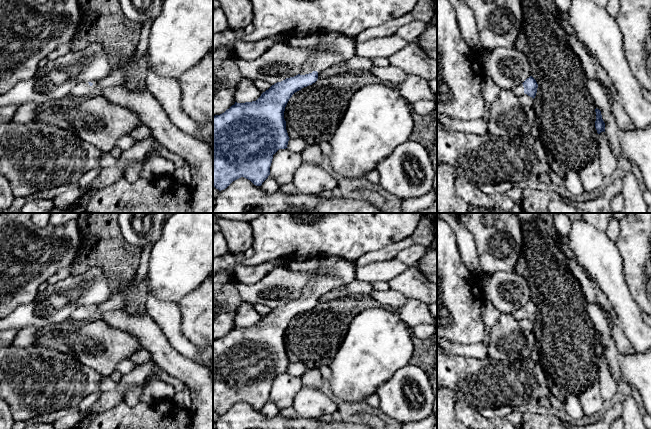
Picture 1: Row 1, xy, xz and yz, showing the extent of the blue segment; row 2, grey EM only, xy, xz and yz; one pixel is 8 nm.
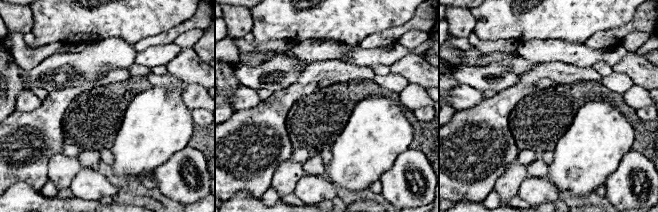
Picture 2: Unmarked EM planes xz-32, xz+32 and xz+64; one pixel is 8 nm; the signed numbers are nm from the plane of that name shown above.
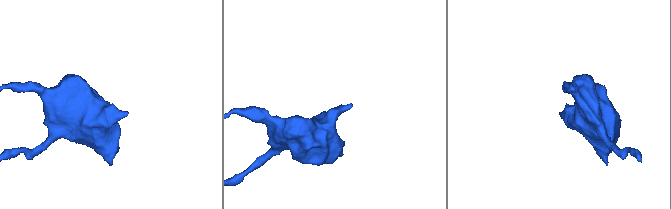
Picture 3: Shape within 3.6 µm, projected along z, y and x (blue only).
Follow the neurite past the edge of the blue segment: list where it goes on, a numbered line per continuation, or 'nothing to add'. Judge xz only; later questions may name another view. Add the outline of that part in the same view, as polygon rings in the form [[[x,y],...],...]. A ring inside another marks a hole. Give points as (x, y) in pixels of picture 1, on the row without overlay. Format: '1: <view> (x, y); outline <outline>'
1: xz (321, 286); outline [[[320,278],[311,282],[302,290],[300,299],[312,297],[313,295],[321,296],[334,290],[343,290],[347,296],[368,294],[373,291],[372,284],[365,281],[354,280],[350,283],[344,283],[336,278]]]

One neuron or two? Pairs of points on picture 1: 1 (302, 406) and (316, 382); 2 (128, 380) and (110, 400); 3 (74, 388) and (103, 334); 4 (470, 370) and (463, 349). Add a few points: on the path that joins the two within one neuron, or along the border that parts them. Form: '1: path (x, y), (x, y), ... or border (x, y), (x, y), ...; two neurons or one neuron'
1: border (303, 386), (319, 389); two neurons
2: path (123, 385), (115, 395); one neuron
3: border (66, 354), (72, 355), (78, 361), (104, 376); two neurons
4: border (447, 351), (479, 359), (488, 357); two neurons

